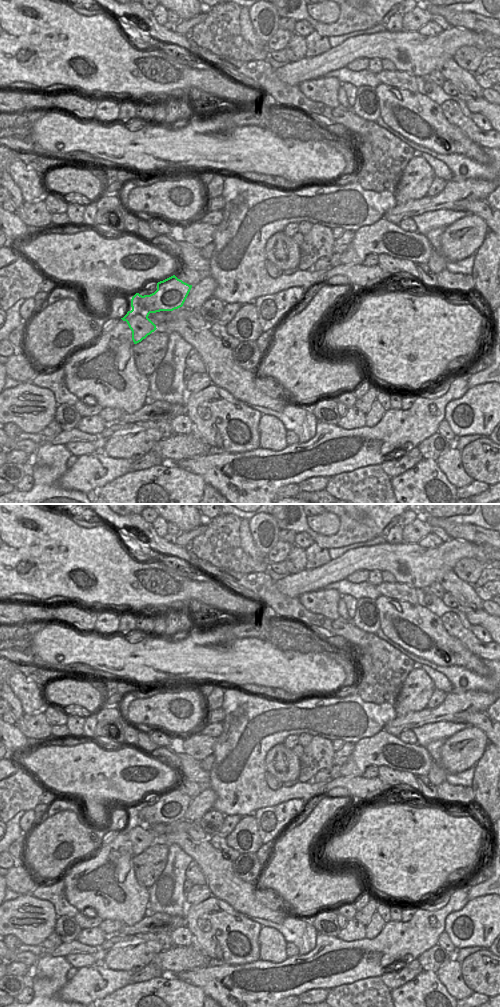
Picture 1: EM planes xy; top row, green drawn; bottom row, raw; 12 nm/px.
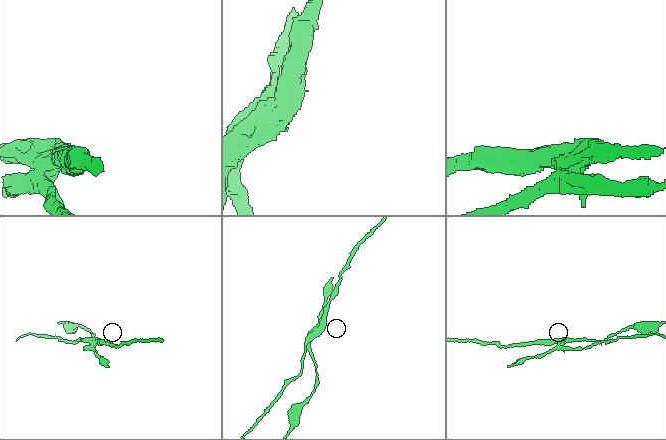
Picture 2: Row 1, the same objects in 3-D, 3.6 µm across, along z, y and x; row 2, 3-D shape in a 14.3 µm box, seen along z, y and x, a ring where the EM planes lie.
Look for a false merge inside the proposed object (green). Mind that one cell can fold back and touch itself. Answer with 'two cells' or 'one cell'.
two cells

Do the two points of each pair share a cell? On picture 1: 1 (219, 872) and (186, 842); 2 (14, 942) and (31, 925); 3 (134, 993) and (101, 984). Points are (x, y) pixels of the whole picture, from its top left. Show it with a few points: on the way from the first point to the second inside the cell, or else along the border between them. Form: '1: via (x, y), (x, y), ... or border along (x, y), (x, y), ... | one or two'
1: via (211, 864), (194, 848) | one
2: border along (10, 934), (13, 934), (22, 943) | two
3: border along (129, 983), (105, 996) | two

